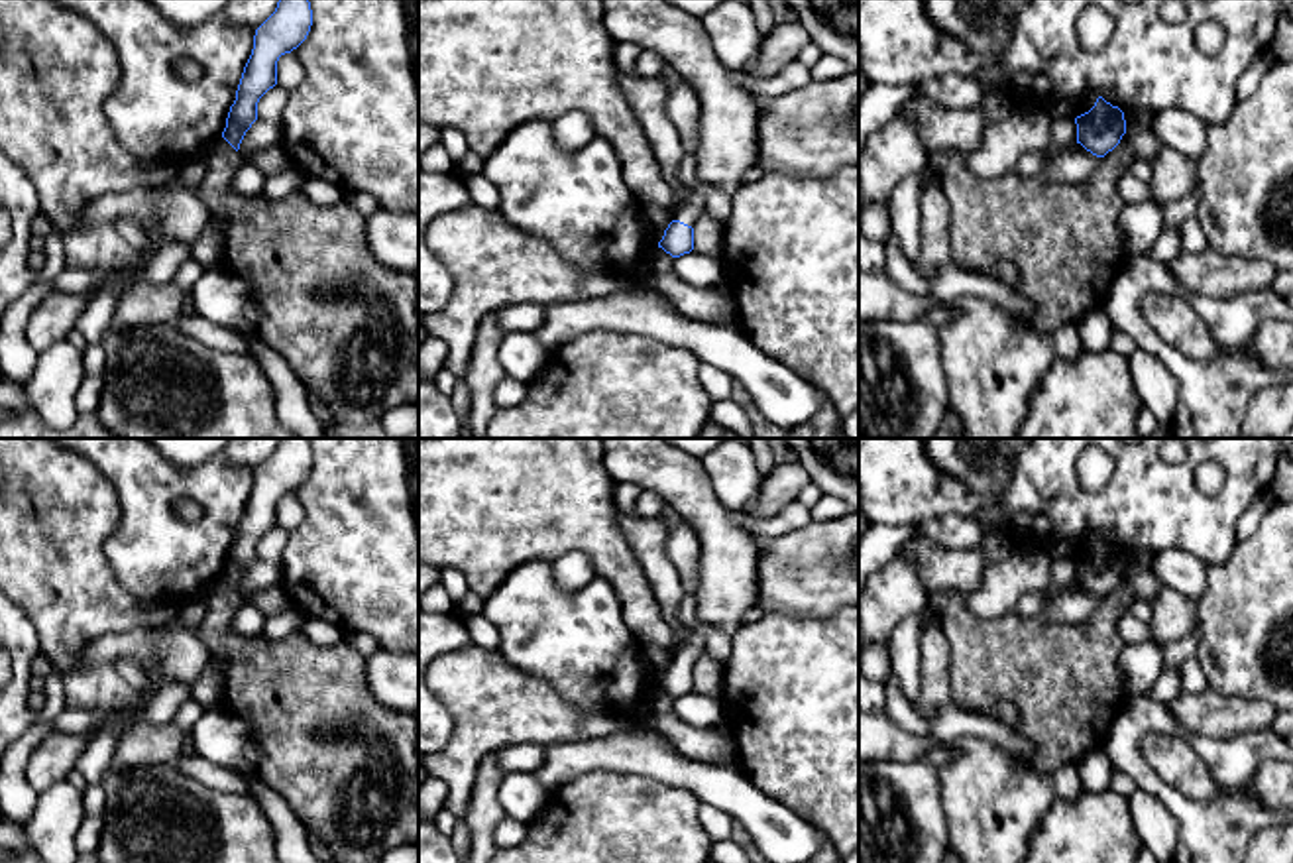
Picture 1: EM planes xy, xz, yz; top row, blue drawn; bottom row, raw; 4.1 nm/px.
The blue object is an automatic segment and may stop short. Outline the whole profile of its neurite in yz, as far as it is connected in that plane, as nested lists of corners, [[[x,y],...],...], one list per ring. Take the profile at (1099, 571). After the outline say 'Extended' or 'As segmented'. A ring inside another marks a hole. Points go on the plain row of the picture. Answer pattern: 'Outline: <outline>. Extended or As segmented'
Outline: [[[1102,537],[1096,539],[1089,552],[1077,556],[1075,564],[1077,584],[1096,598],[1104,598],[1112,592],[1126,574],[1124,552]]]. As segmented

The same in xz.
Outline: [[[696,629],[692,631],[692,639],[676,649],[674,661],[664,670],[658,688],[662,688],[672,698],[690,694],[694,690],[694,664],[698,662],[703,651],[703,631]]]. Extended

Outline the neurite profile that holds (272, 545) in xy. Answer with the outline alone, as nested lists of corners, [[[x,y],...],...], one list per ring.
[[[275,525],[259,539],[257,558],[261,558],[273,566],[281,566],[287,541],[289,541],[289,531]]]

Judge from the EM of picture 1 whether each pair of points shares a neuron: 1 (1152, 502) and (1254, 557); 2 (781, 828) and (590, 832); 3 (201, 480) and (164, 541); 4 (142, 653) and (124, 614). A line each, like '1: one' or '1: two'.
1: two
2: two
3: one
4: two

